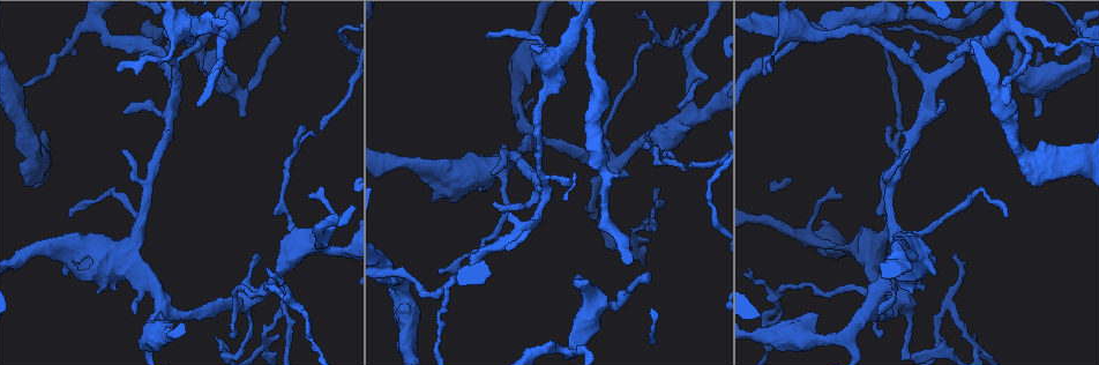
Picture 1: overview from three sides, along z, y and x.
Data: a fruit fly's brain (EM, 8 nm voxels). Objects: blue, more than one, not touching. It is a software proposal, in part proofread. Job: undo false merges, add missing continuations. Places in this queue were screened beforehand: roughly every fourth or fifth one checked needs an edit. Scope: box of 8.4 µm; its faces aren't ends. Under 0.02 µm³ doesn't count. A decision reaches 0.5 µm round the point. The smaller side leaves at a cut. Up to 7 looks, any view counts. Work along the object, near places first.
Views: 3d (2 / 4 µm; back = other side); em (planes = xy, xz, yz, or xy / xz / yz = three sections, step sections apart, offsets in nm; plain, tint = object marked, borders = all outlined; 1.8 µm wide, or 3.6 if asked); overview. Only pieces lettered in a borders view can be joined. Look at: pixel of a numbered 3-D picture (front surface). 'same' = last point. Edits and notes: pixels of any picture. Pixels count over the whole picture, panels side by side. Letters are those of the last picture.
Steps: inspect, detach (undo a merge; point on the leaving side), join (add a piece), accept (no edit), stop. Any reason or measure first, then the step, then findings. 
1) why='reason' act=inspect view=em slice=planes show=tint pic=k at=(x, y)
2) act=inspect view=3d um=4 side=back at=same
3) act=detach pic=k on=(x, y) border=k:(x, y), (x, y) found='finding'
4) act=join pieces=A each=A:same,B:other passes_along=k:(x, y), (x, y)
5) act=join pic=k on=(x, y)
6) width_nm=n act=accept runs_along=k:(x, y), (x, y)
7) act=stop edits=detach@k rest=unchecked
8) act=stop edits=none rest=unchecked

why='an open end' act=inspect view=3d um=2 pic=1 at=(645, 273)

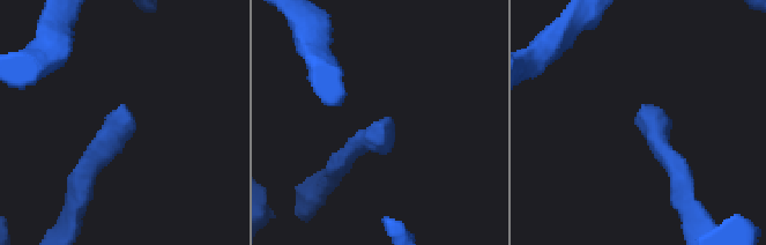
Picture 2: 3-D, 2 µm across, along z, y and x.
act=inspect view=em slice=planes show=plain pic=2 at=(647, 106)

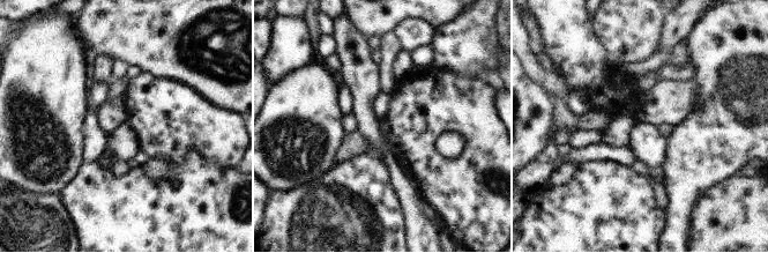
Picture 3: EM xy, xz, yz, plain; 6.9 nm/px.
why='see the neighbours' act=inspect view=em slice=planes show=borders at=same

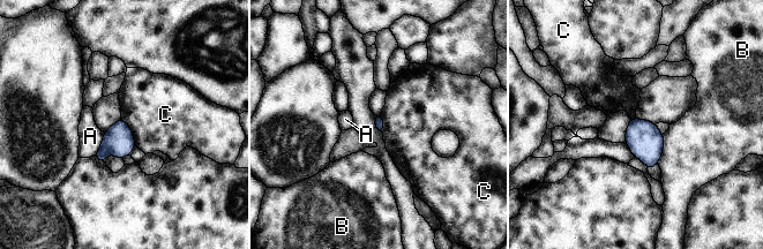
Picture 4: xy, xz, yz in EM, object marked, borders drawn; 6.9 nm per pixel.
act=accept each=A:other,B:other,C:other border=4:(121, 118), (129, 128), (136, 145) found='no lettered piece goes on from it'

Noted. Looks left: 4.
why='branch stops here' act=inspect view=em slice=planes show=borders pic=1 at=(613, 303)

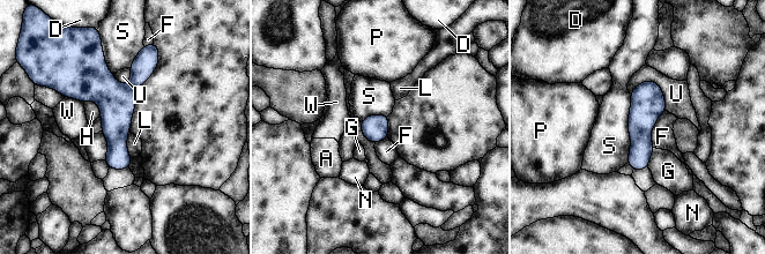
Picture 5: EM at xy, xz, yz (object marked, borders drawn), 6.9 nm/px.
act=accept each=A:other,D:other,F:other,G:other,H:other,L:other,N:other,P:other,S:other,U:other,W:other border=5:(128, 132), (127, 152), (132, 157) found='none of them fits'

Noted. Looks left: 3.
why='branch stops here' act=inspect view=em slice=planes show=tint pic=1 at=(878, 338)

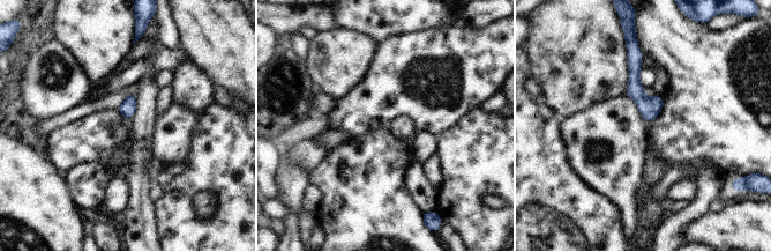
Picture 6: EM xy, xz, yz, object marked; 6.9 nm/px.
why='what lies round it' act=inspect view=em slice=planes show=borders at=same

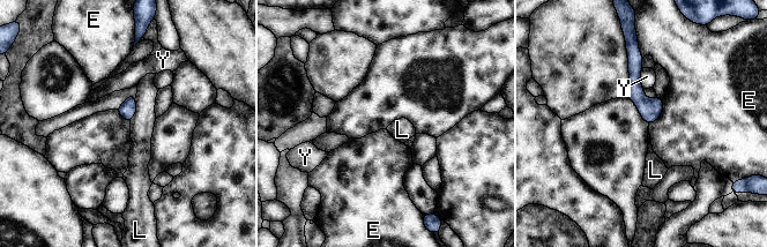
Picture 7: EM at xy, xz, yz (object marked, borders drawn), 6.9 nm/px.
act=accept each=E:other,L:other,Y:other border=7:(136, 97), (136, 111), (129, 121) found='none of them fits'

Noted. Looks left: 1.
act=stop edits=none rest=unchecked

